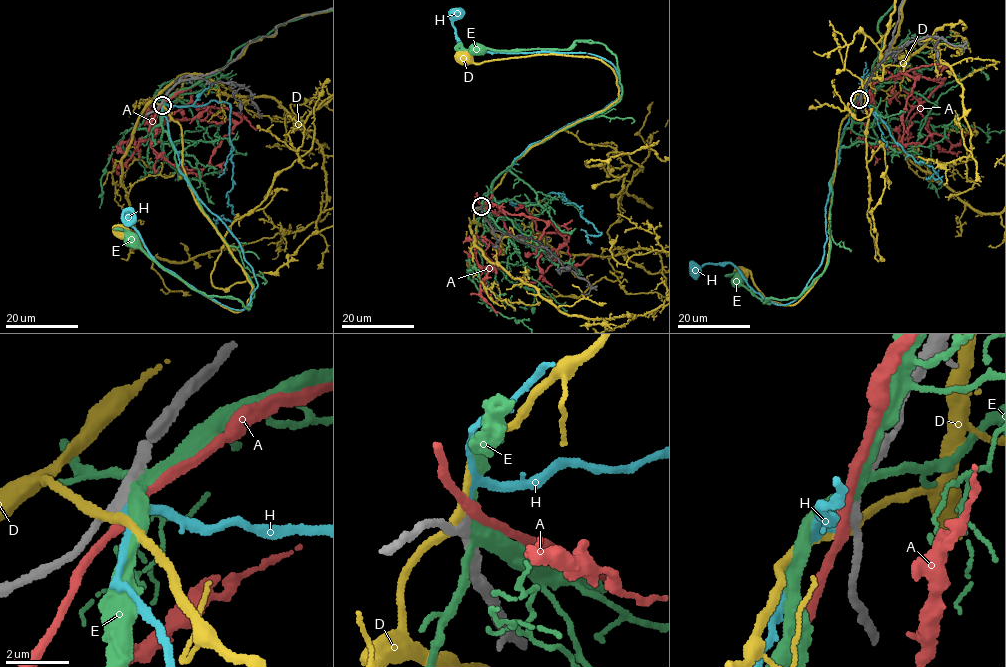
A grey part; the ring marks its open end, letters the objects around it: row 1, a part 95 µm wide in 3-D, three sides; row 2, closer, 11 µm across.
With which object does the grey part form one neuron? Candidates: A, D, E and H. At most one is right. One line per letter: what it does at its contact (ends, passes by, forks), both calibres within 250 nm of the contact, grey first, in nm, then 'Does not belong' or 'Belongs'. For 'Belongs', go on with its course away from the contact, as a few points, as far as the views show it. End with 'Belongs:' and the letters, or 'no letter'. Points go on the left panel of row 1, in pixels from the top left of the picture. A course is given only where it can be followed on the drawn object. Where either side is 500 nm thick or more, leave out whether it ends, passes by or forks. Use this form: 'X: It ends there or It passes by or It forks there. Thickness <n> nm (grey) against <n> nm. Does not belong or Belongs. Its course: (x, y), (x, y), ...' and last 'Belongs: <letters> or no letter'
A: It passes by. Thickness 360 nm (grey) against 320 nm. Does not belong
D: It passes by. Thickness 340 nm (grey) against 280 nm. Does not belong
E: It forks there. Thickness 400 nm (grey) against 360 nm. Does not belong
H: It ends there. Thickness 340 nm (grey) against 240 nm. Belongs. Its course: (162, 104), (179, 172), (251, 267), (257, 287), (249, 304), (228, 308), (160, 266), (128, 217)
Belongs: H

